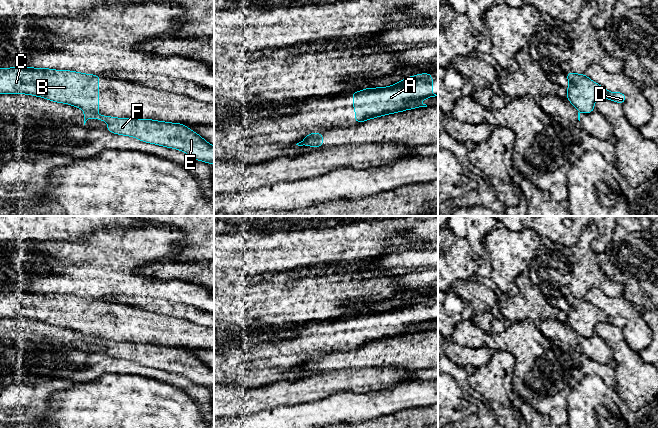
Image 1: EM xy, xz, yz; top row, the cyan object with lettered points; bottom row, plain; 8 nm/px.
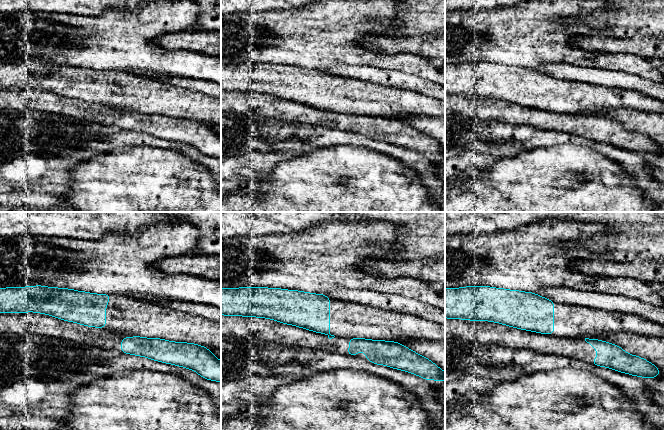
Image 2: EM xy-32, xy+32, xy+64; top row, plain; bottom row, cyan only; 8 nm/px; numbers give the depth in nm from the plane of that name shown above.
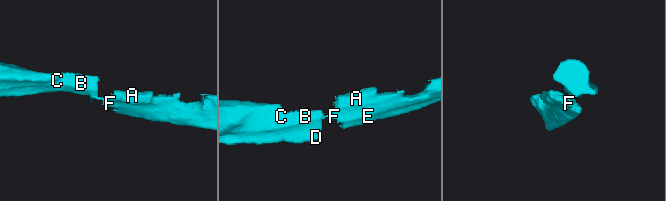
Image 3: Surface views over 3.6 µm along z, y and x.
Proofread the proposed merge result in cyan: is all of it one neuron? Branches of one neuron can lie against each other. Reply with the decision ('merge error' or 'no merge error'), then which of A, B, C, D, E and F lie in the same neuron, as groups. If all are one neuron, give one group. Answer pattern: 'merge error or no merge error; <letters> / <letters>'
merge error; A E F / B C D

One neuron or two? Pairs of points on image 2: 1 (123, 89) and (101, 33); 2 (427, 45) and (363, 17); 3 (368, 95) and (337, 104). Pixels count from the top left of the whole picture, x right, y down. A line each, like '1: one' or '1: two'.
1: two
2: two
3: one

